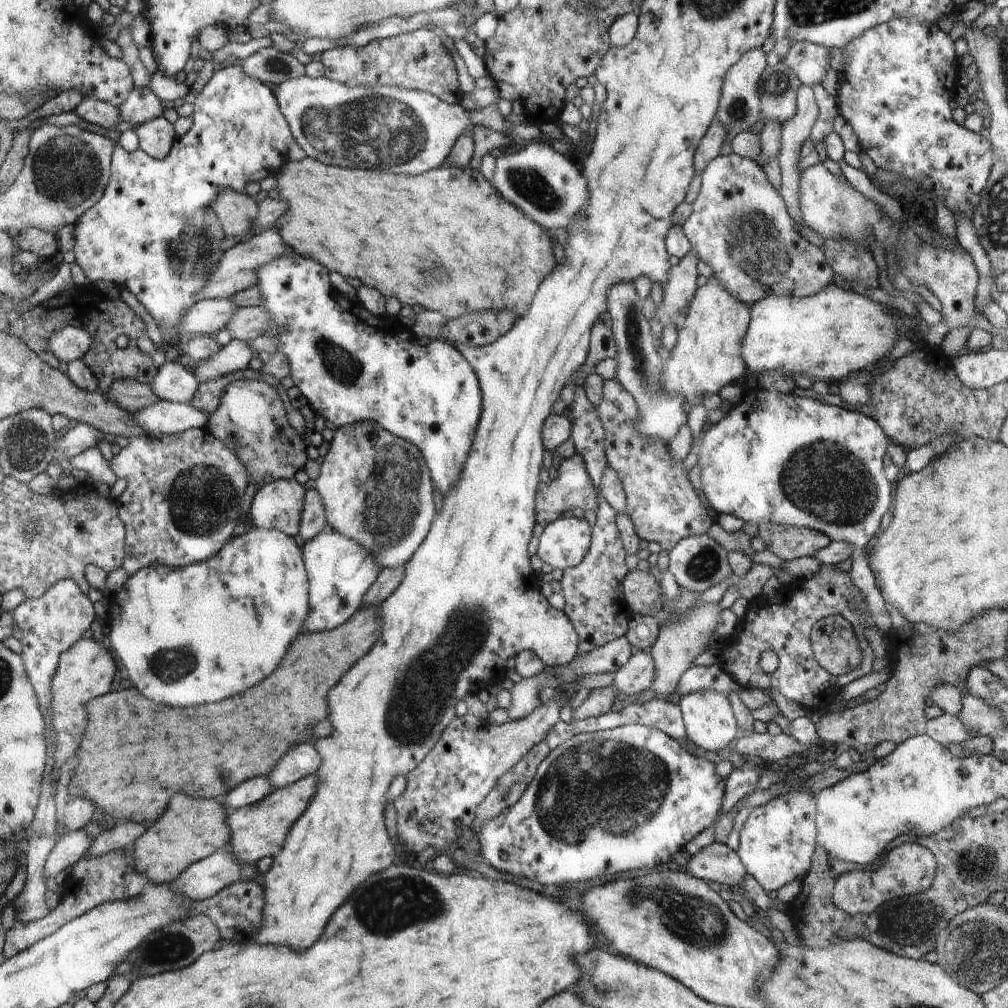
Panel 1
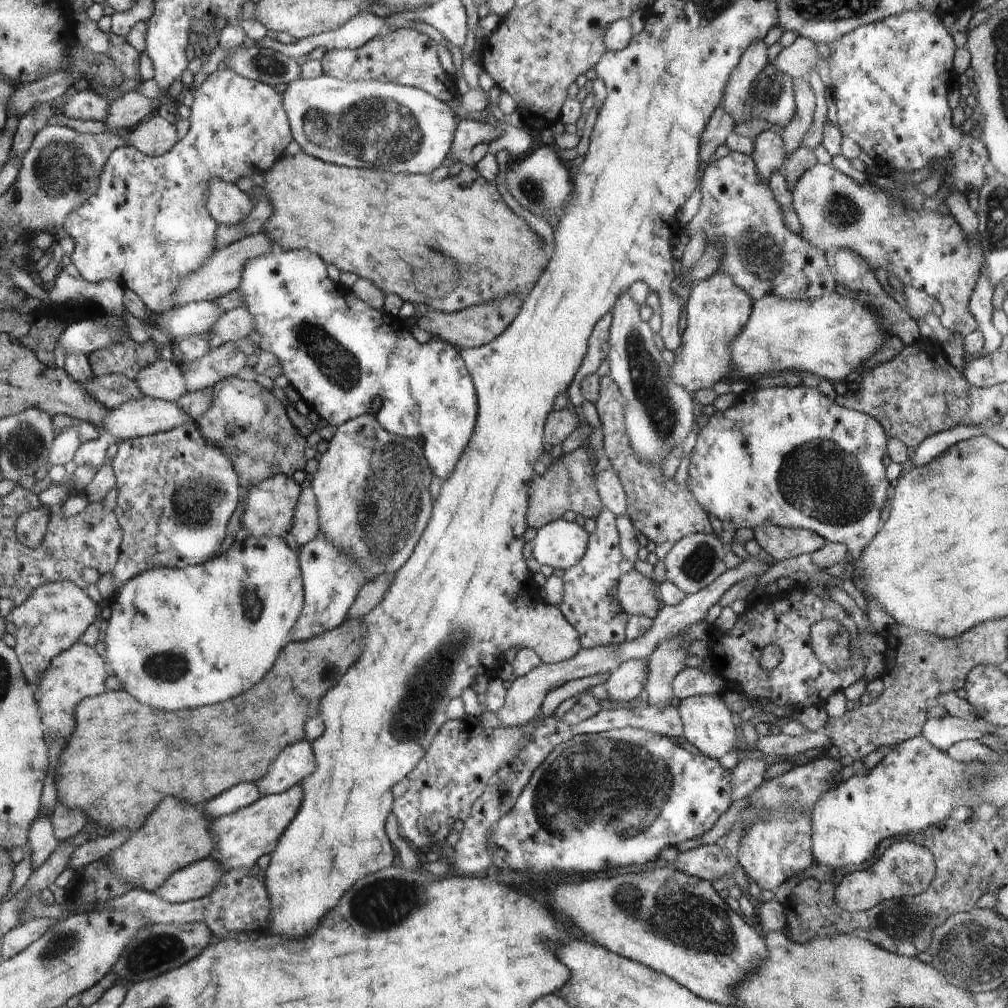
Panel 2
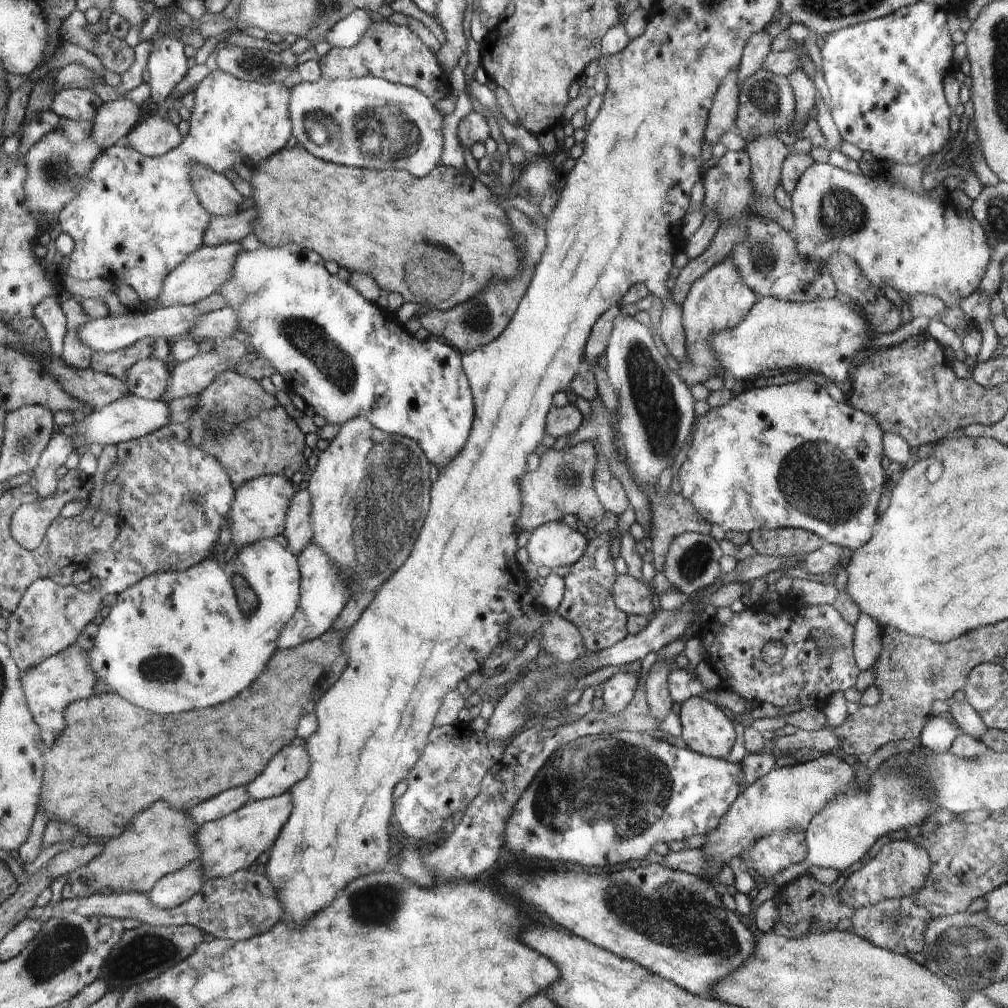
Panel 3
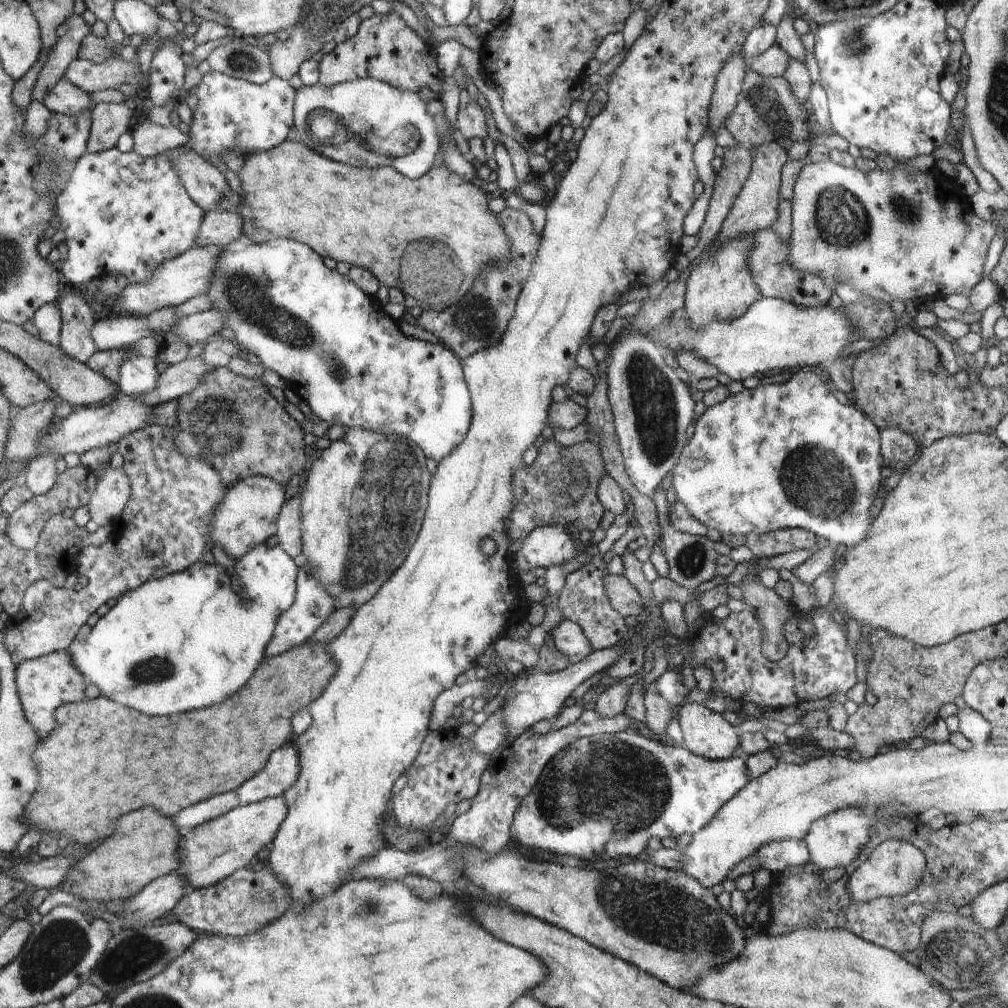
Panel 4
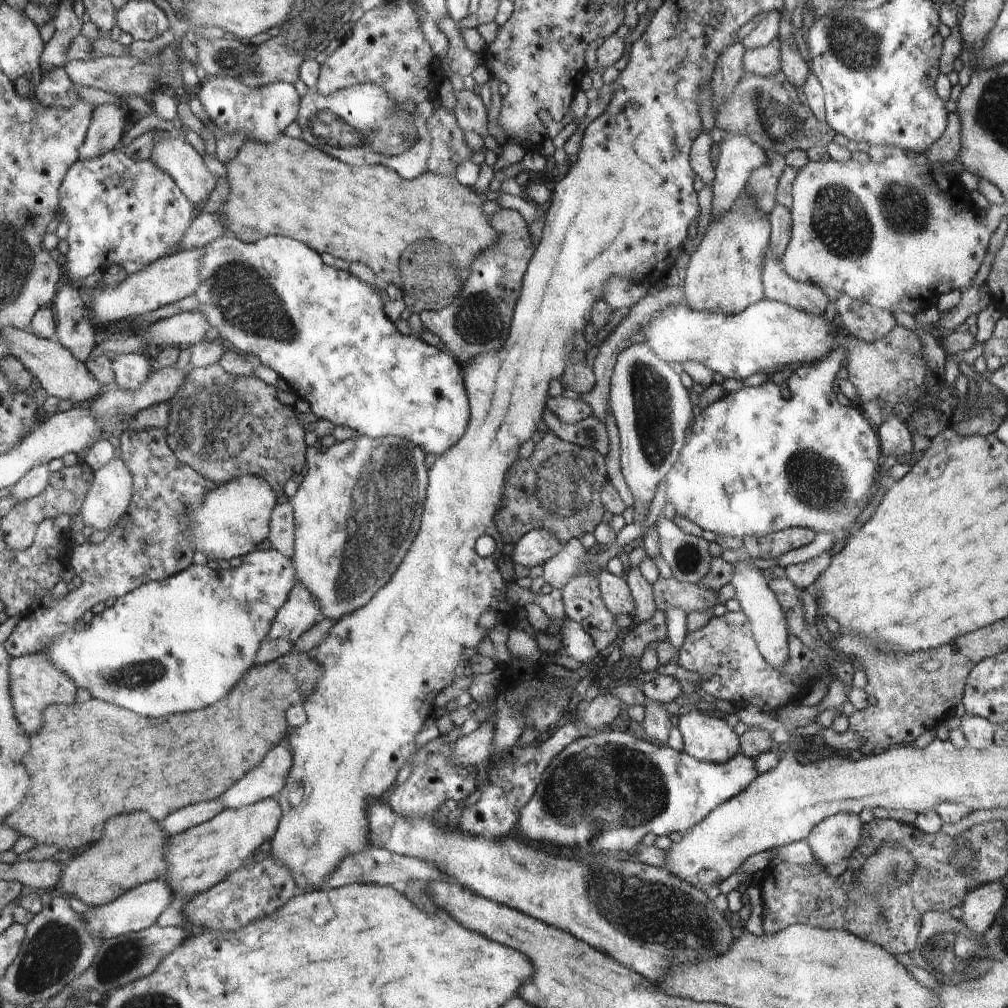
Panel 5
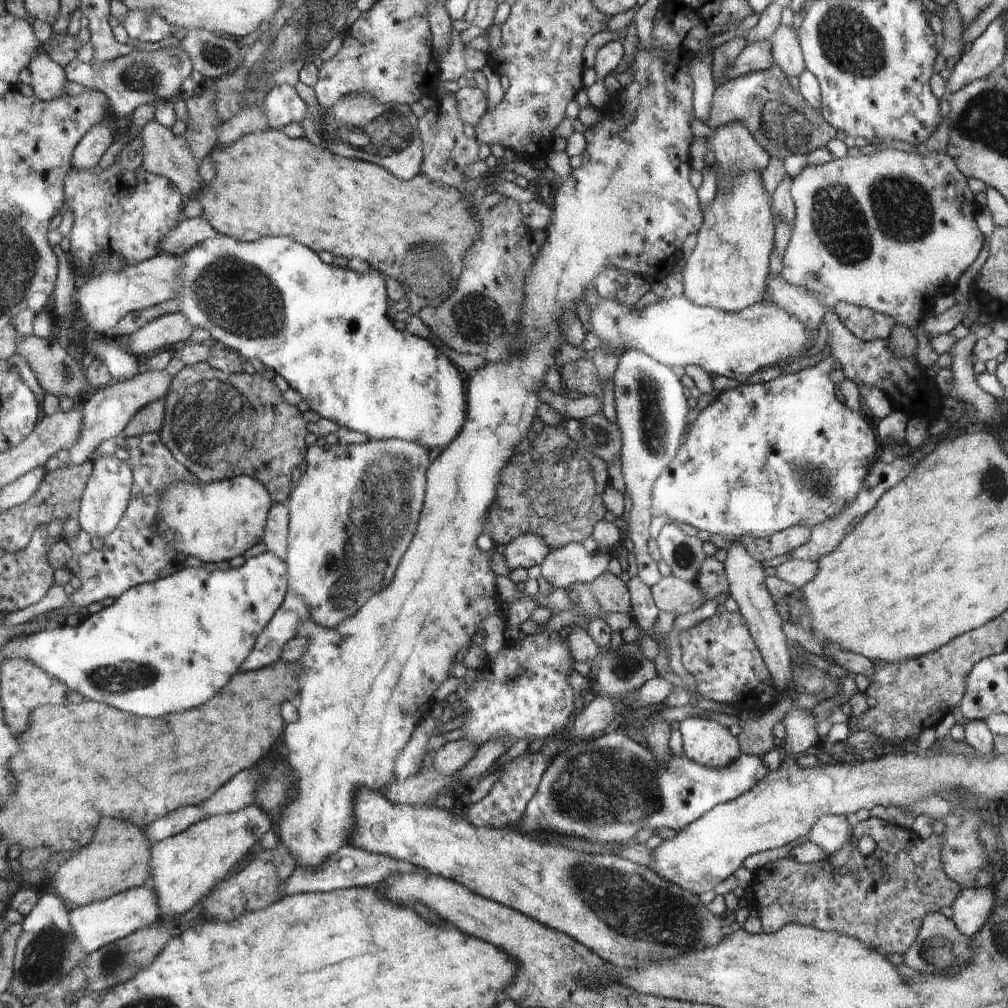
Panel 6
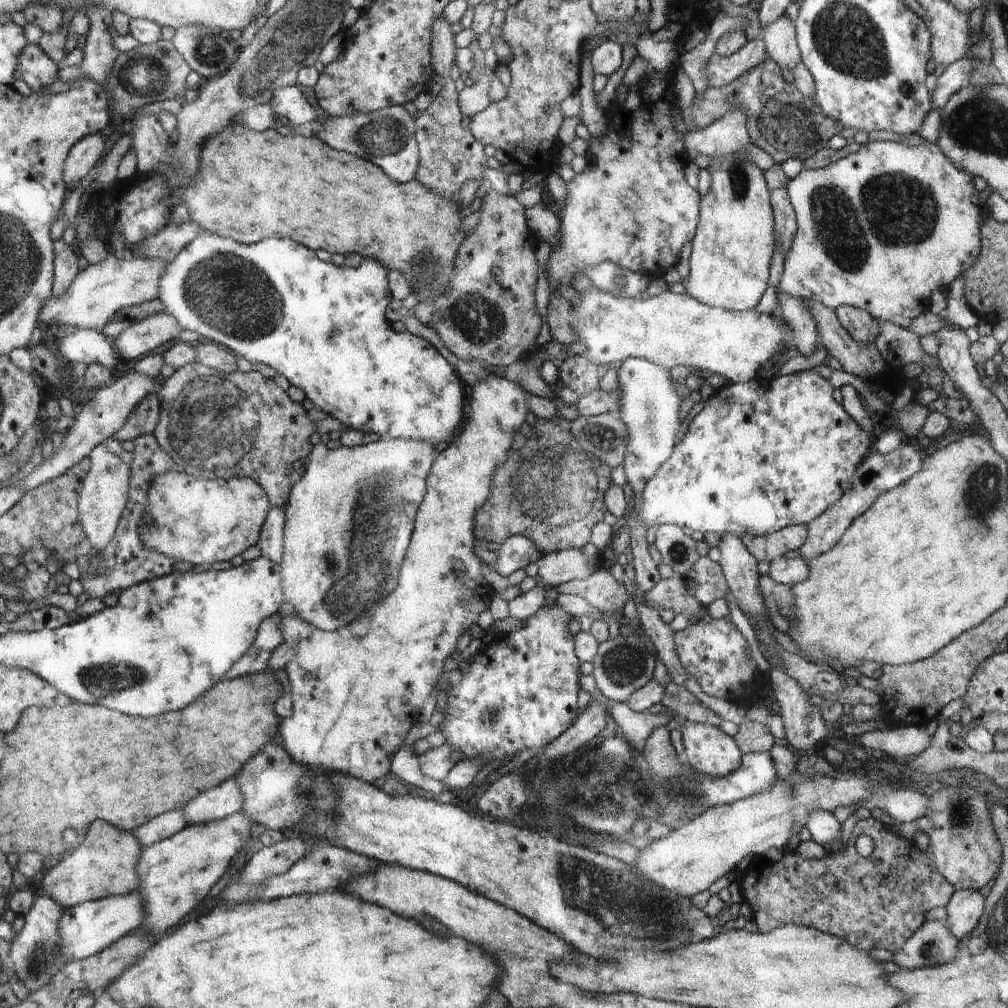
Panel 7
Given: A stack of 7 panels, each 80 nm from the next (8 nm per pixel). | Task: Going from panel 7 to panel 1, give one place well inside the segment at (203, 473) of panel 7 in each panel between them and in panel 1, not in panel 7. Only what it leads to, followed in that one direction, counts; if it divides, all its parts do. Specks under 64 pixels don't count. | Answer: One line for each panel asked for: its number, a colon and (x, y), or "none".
1: (250, 418)
2: (250, 425)
3: (245, 428)
4: (232, 421)
5: (226, 426)
6: (219, 425)

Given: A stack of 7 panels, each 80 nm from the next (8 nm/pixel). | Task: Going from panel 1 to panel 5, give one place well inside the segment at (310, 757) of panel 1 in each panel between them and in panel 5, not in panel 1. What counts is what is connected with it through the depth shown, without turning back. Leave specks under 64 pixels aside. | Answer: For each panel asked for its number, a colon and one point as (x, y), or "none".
2: (297, 761)
3: (290, 766)
4: (282, 770)
5: (268, 779)

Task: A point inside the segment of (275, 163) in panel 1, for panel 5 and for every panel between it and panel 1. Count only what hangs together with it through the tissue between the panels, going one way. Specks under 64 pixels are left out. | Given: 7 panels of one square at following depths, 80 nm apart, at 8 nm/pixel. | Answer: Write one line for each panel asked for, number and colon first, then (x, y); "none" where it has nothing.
2: (145, 229)
3: (137, 218)
4: (123, 214)
5: (123, 211)

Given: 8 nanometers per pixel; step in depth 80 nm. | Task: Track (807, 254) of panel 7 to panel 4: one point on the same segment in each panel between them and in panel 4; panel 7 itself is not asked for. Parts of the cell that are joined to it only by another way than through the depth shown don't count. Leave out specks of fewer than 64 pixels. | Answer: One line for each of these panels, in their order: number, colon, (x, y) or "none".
4: (898, 235)
5: (893, 233)
6: (885, 231)

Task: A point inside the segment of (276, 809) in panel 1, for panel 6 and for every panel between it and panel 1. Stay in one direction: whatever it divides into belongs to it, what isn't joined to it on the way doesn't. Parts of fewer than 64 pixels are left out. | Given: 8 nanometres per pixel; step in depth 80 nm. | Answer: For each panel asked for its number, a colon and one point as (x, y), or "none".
2: (243, 836)
3: (230, 844)
4: (209, 853)
5: (199, 858)
6: (184, 868)

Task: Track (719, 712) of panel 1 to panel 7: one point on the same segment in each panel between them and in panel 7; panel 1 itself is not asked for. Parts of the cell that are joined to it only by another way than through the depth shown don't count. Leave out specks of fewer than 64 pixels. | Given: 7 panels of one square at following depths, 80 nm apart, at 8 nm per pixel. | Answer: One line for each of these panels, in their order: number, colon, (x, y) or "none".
2: (707, 721)
3: (705, 729)
4: (707, 734)
5: (712, 740)
6: (707, 742)
7: (708, 751)

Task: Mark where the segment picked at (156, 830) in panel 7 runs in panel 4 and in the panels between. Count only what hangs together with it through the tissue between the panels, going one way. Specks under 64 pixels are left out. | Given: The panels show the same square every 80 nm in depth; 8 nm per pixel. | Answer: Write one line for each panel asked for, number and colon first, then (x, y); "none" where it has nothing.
4: (207, 811)
5: (177, 822)
6: (178, 821)

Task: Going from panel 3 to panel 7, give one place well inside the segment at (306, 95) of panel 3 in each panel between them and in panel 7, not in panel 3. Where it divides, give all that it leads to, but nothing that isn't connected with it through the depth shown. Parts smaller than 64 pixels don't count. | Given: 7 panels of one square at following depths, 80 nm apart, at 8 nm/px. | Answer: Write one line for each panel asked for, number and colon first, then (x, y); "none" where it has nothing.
4: (389, 121)
5: (385, 131)
6: (357, 126)
7: (385, 137)

